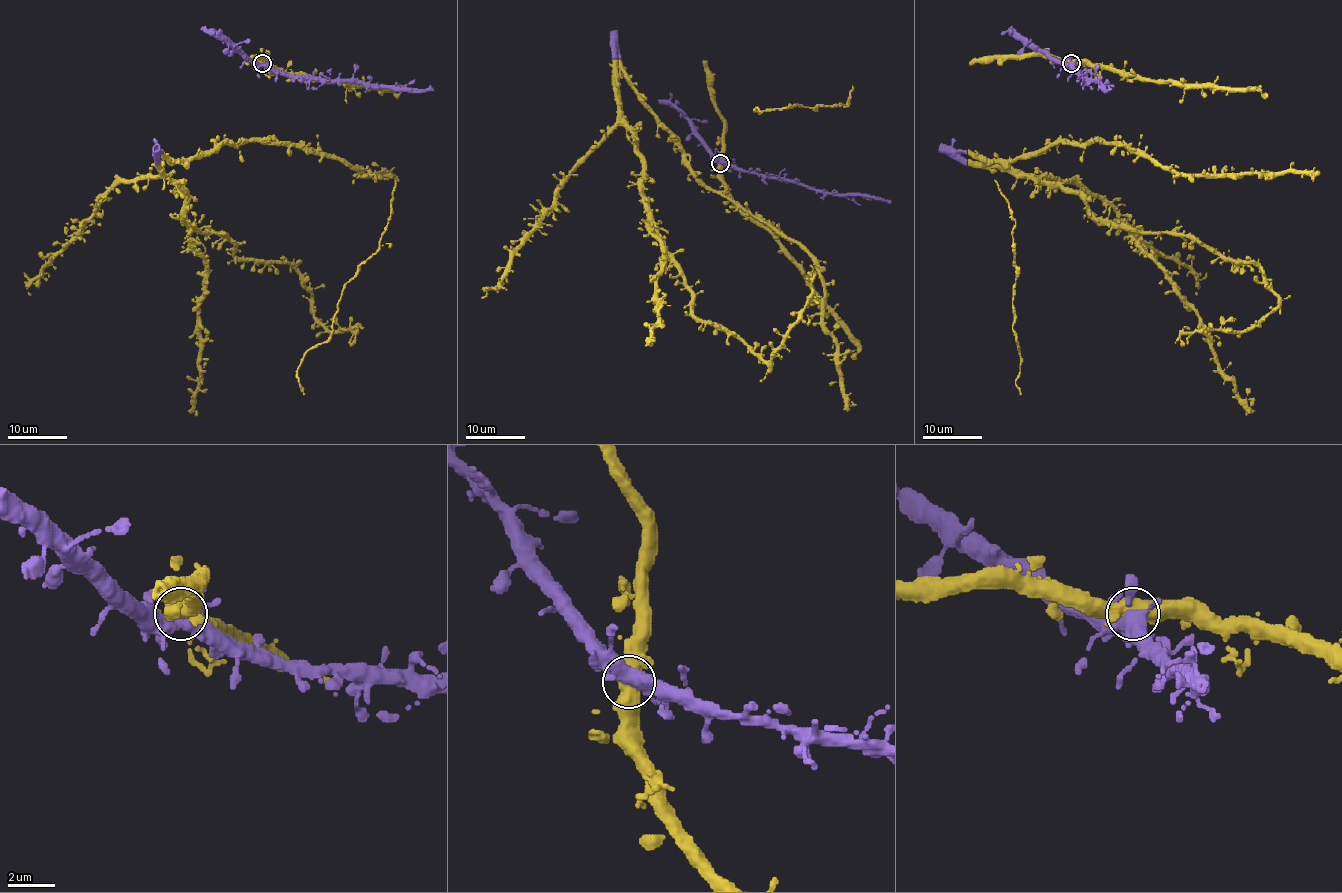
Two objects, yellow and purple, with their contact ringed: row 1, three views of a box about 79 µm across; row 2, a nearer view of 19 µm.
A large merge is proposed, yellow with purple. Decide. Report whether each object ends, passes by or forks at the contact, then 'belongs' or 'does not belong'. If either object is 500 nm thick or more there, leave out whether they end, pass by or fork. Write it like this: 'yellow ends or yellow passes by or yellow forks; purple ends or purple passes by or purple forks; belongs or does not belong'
yellow forks; purple forks; belongs

